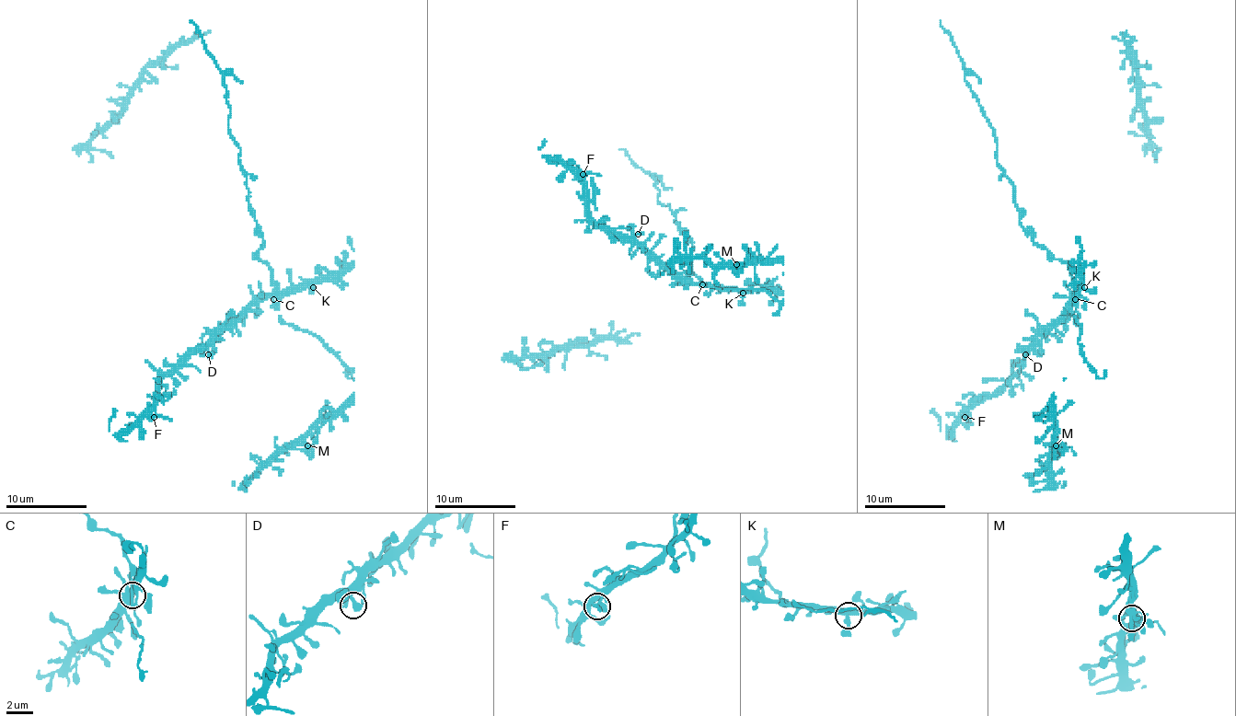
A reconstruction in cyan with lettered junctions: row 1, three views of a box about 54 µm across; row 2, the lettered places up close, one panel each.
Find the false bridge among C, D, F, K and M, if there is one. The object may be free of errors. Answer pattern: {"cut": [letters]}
{"cut": []}

